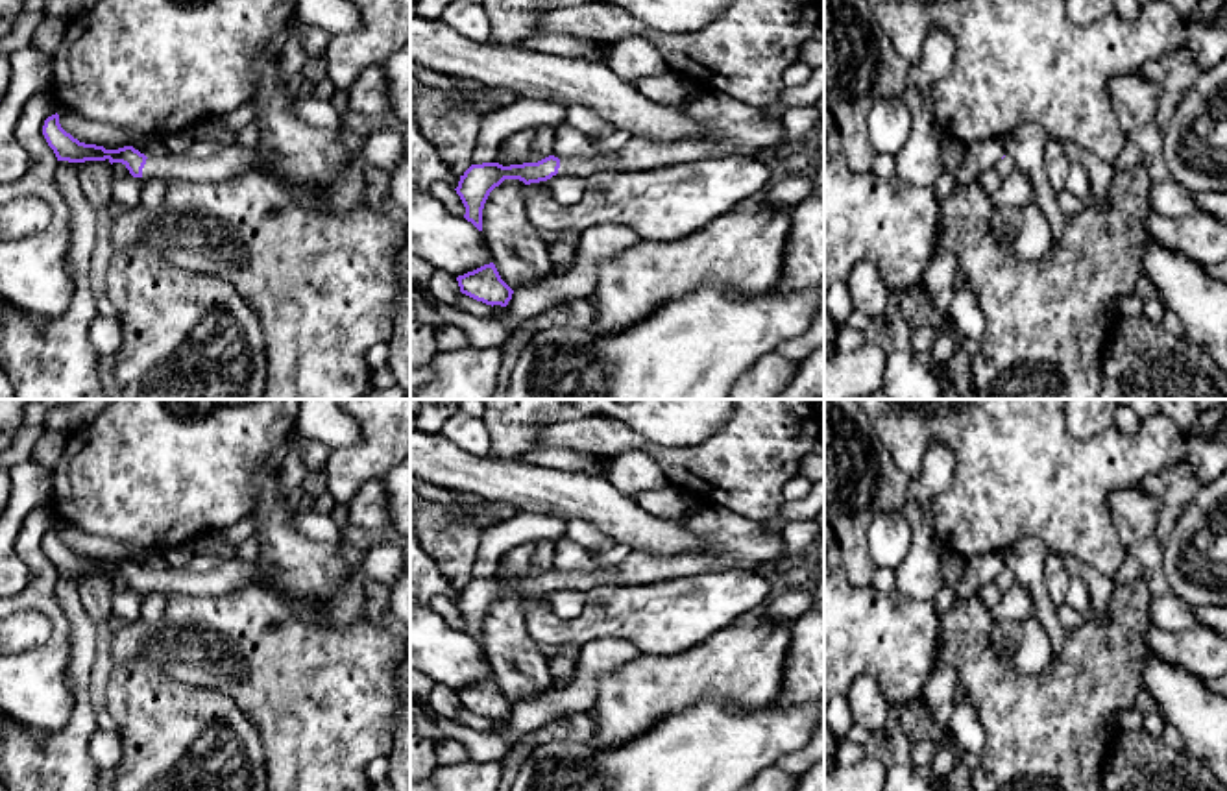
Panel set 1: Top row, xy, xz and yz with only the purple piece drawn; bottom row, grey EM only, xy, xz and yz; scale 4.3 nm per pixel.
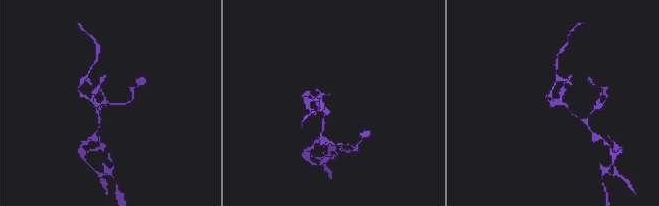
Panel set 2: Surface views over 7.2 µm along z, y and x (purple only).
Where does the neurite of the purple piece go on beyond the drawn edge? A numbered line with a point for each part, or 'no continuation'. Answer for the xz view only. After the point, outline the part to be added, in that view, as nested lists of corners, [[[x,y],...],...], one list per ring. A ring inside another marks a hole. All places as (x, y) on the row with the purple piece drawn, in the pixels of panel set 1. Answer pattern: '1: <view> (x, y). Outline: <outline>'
1: xz (736, 128). Outline: [[[708,89],[699,100],[686,103],[686,115],[710,131],[704,139],[658,140],[634,135],[614,153],[593,159],[560,159],[558,174],[588,177],[595,172],[641,172],[673,163],[691,163],[717,155],[752,155],[763,150],[785,150],[780,118],[767,118],[730,94]]]

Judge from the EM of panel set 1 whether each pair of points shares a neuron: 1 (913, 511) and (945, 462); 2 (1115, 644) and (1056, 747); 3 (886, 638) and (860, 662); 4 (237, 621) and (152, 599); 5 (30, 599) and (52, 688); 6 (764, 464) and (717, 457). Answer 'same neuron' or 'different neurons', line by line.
1: same neuron
2: same neuron
3: same neuron
4: different neurons
5: same neuron
6: same neuron

